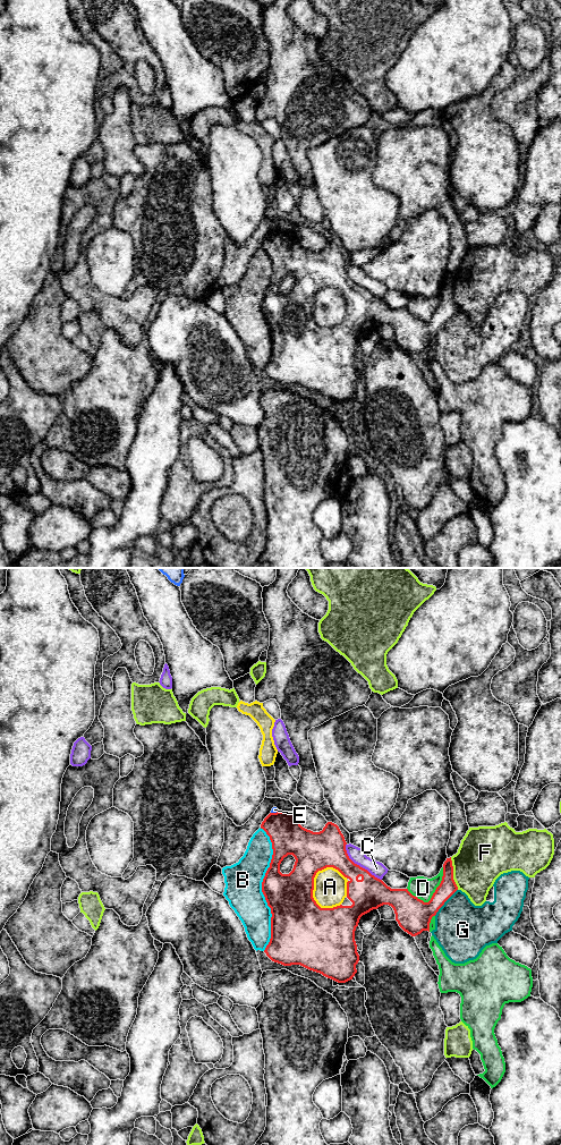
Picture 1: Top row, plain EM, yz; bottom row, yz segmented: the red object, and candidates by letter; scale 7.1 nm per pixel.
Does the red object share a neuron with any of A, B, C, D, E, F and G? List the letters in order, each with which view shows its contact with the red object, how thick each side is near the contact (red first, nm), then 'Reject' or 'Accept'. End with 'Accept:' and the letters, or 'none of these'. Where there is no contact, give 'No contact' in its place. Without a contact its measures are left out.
A: Touches red in yz. Thickness 320 nm (red) against 240 nm. Reject
B: Touches red in yz. Thickness 320 nm (red) against 260 nm. Reject
C: Touches red in yz. Thickness 260 nm (red) against 110 nm. Reject
D: Touches red in yz. Thickness 240 nm (red) against 160 nm. Reject
E: Touches red in yz. Thickness 240 nm (red) against 50 nm. Reject
F: Touches red in yz. Thickness 120 nm (red) against 360 nm. Reject
G: Touches red in yz. Thickness 240 nm (red) against 400 nm. Reject
Accept: none of these

